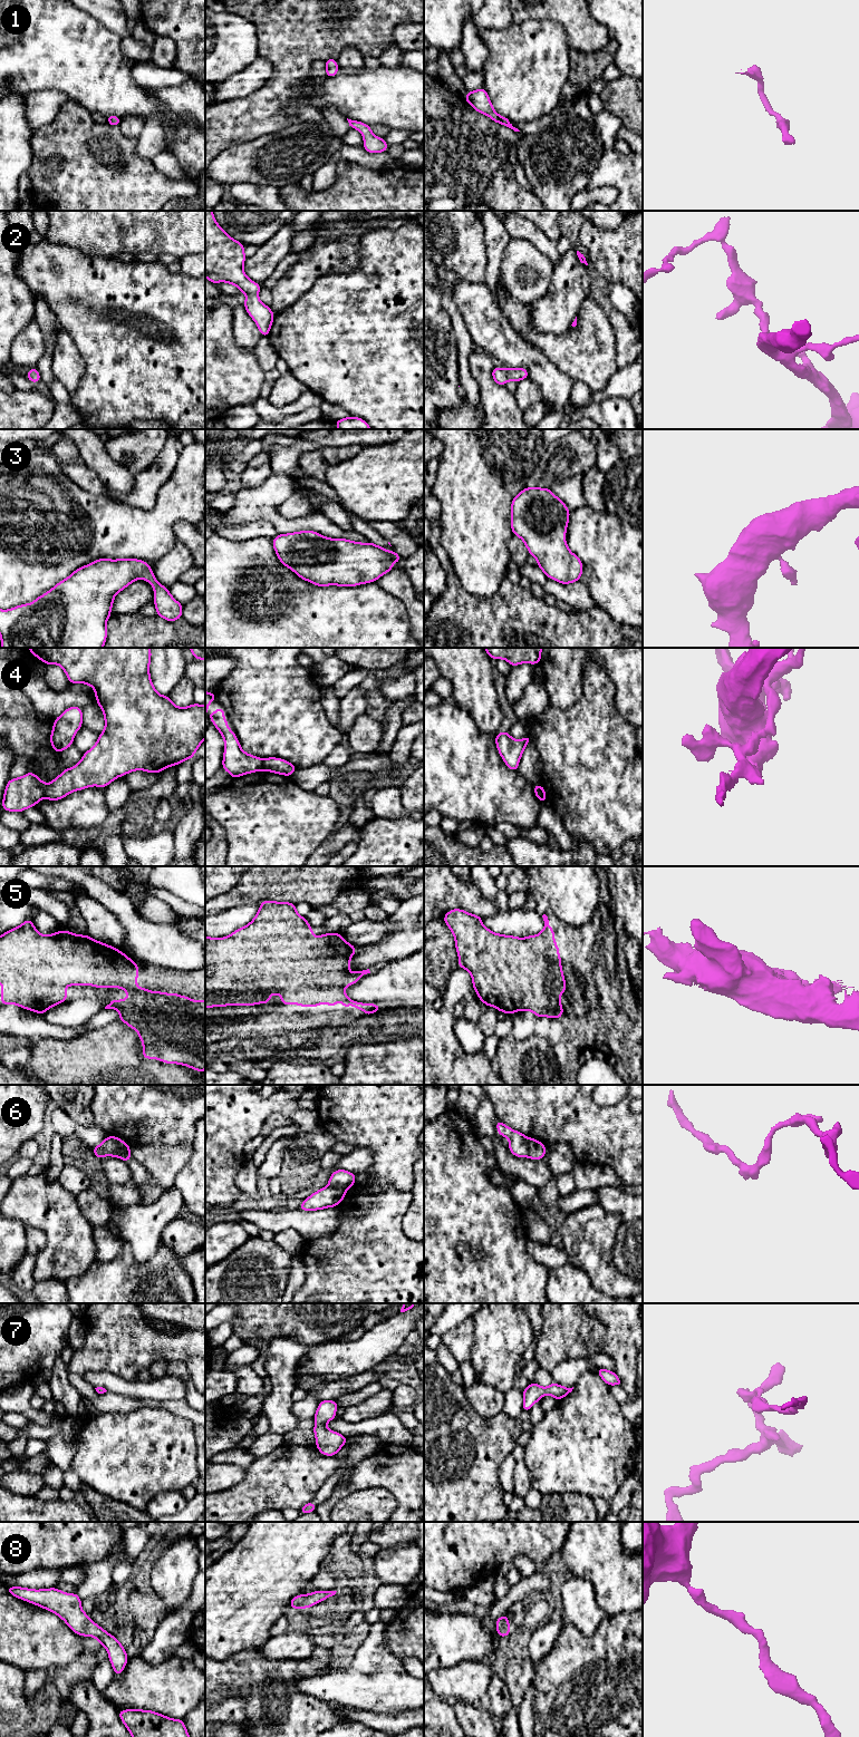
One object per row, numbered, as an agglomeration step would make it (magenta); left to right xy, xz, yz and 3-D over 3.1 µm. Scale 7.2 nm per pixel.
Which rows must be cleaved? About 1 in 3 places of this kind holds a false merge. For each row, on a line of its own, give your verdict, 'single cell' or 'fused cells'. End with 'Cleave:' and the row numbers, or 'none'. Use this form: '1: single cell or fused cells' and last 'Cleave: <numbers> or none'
1: single cell
2: single cell
3: single cell
4: fused cells
5: single cell
6: fused cells
7: single cell
8: single cell
Cleave: 4, 6

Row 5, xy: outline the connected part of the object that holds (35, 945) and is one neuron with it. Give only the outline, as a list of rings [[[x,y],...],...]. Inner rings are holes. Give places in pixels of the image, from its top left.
[[[31,918],[25,921],[17,928],[6,931],[0,935],[0,983],[2,987],[1,992],[1,1006],[4,1005],[17,1005],[23,1009],[35,1011],[37,1013],[44,1015],[49,1008],[66,1002],[67,991],[66,986],[94,986],[96,988],[122,988],[128,993],[128,997],[124,1000],[113,999],[105,1007],[105,1009],[117,1009],[119,1011],[118,1020],[124,1021],[128,1027],[137,1031],[141,1041],[143,1044],[143,1057],[146,1059],[158,1059],[165,1064],[178,1064],[190,1067],[196,1071],[205,1070],[205,1000],[192,1000],[190,997],[183,997],[177,993],[165,993],[160,991],[149,991],[146,988],[139,988],[136,986],[138,977],[138,964],[129,959],[125,953],[118,949],[110,947],[106,943],[96,941],[89,935],[80,935],[71,933],[70,931],[57,931],[54,934],[44,935],[40,934],[33,923]]]

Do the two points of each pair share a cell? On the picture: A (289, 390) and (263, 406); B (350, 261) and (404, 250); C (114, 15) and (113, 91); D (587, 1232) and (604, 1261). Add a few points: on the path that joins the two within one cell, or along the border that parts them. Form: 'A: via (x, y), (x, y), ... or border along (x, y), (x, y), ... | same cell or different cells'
A: border along (267, 399), (277, 407), (286, 407), (296, 399) | different cells
B: border along (365, 233), (359, 239), (358, 263), (337, 273) | different cells
C: border along (93, 17), (121, 38) | different cells
D: via (588, 1239), (589, 1247), (597, 1254) | same cell

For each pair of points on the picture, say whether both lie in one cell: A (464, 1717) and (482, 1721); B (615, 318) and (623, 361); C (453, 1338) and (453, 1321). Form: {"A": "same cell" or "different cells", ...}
{"A": "same cell", "B": "same cell", "C": "different cells"}

